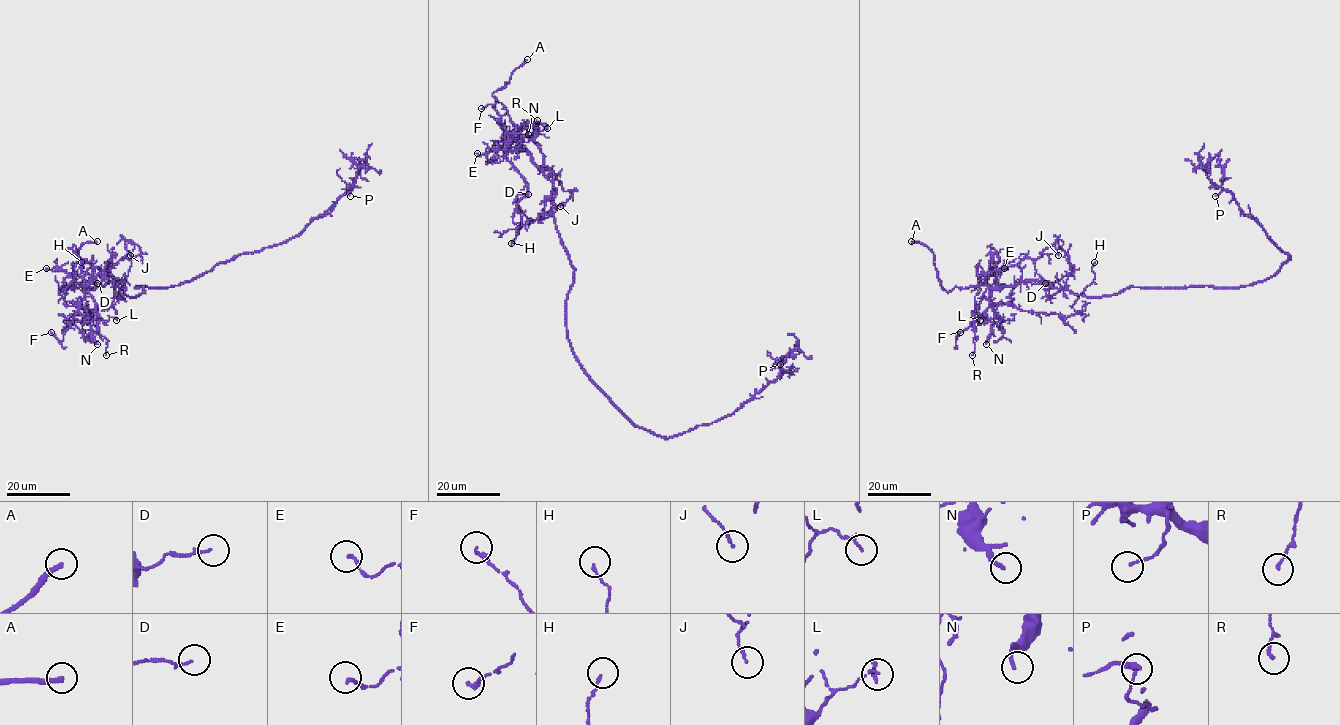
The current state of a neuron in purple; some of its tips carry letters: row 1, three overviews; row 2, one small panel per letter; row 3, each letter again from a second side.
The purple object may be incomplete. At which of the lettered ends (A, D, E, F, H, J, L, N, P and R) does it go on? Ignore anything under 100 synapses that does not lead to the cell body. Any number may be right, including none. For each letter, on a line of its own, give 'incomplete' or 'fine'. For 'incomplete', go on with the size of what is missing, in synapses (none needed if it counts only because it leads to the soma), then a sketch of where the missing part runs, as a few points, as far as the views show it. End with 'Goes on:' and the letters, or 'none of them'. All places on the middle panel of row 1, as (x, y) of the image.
A: incomplete; course (527, 59), (580, 32), (586, 26), (586, 20), (594, 14)
D: fine
E: fine
F: fine
H: fine
J: fine
L: fine
N: fine
P: fine
R: fine
Goes on: A

